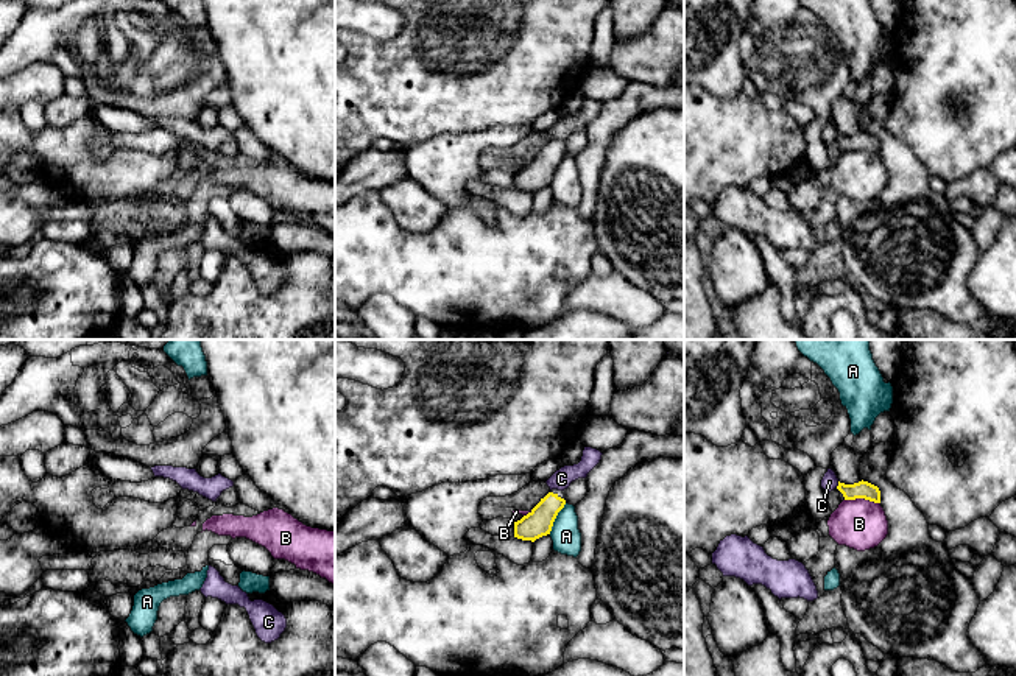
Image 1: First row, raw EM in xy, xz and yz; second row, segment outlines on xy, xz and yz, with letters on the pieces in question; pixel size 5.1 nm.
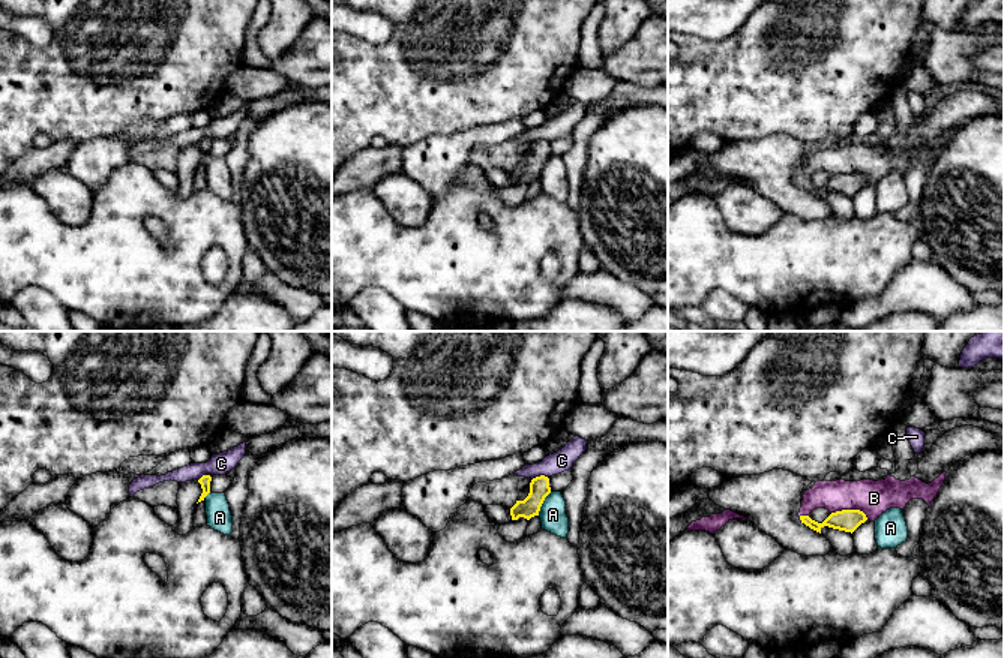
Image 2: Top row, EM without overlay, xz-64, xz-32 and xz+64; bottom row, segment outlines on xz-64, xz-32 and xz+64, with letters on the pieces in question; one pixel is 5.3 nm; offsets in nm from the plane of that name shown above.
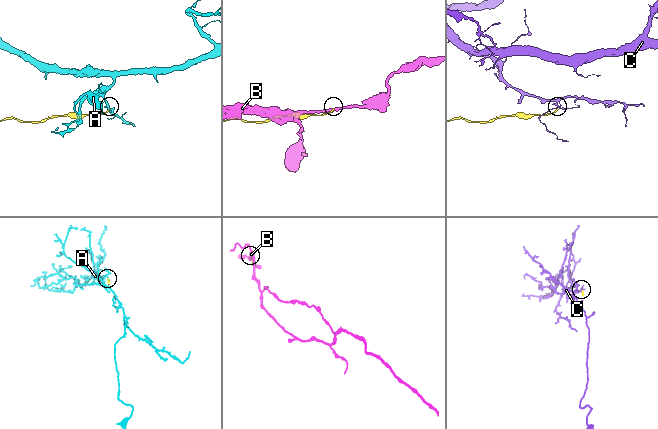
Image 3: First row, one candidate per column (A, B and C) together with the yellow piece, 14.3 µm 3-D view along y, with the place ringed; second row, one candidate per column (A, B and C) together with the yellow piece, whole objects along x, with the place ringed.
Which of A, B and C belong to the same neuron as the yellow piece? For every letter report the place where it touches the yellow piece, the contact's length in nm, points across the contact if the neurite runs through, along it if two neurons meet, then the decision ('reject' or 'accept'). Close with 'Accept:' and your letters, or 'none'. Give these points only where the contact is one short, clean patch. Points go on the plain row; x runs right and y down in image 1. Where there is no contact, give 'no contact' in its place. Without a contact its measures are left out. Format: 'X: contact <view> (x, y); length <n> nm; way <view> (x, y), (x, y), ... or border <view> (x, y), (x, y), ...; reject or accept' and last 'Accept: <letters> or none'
A: contact xz (555, 168); length 180 nm; border xz (566, 154), (549, 184); reject
B: contact yz (862, 148); length 190 nm; reject
C: contact yz (839, 136); length 40 nm; border yz (839, 133), (836, 139); reject
Accept: none

